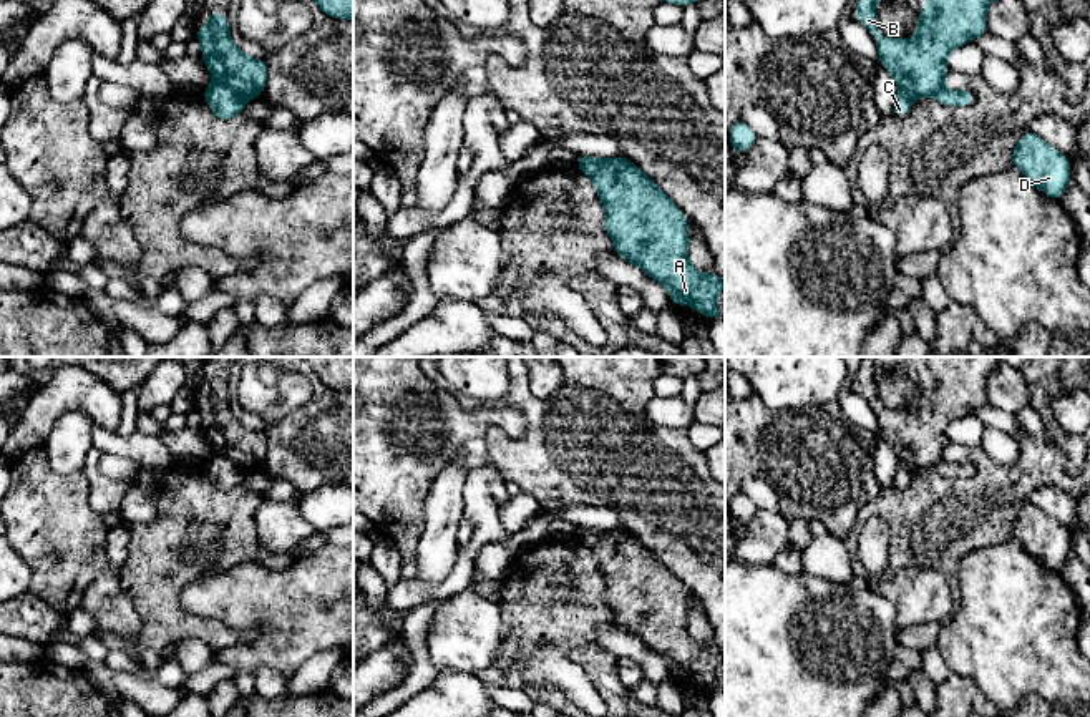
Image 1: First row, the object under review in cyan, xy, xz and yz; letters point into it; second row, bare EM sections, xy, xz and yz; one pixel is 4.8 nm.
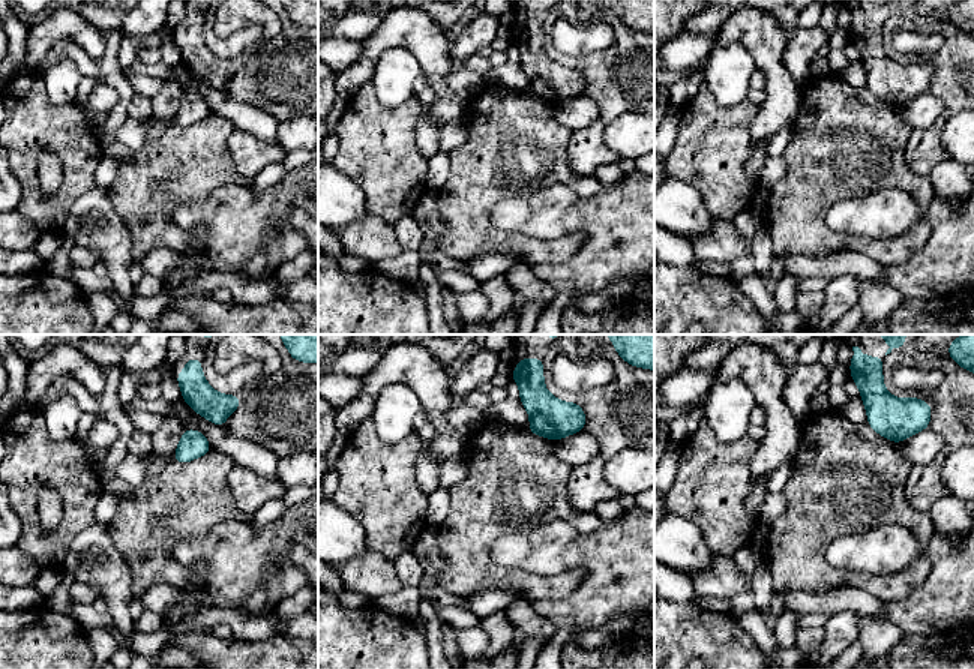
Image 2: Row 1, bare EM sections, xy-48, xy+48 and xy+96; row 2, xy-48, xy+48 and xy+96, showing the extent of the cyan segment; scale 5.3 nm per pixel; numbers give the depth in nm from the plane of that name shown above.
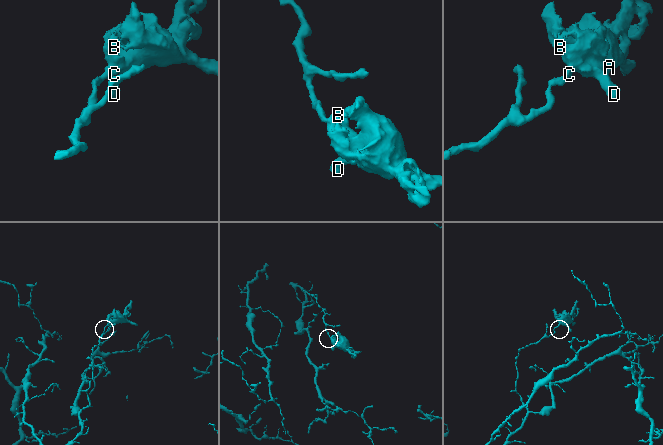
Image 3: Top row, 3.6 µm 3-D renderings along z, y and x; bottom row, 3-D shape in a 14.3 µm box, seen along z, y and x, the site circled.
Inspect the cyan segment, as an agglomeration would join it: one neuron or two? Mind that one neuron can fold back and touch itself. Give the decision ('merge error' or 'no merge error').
merge error

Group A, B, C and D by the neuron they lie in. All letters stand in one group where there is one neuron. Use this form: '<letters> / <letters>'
A B D / C

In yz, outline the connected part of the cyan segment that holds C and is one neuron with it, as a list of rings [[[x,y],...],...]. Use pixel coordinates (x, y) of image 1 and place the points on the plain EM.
[[[899,460],[896,475],[893,478],[893,486],[899,488],[899,490],[906,490],[909,486],[912,471],[914,471],[914,468],[909,463]]]

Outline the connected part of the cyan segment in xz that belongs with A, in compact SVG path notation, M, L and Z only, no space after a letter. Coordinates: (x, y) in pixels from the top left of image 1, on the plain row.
M617 528L604 531L591 551L606 581L604 602L614 612L614 624L660 654L669 662L674 677L690 676L698 685L712 692L723 690L717 677L717 667L725 661L723 652L717 642L700 646L692 639L687 629L689 589L655 558L652 549L627 529Z

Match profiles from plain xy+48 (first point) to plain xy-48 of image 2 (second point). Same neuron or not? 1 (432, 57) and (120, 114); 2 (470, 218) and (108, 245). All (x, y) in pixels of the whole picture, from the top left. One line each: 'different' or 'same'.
1: different
2: different

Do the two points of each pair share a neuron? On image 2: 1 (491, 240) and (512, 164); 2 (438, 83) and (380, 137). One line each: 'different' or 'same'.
1: same
2: different

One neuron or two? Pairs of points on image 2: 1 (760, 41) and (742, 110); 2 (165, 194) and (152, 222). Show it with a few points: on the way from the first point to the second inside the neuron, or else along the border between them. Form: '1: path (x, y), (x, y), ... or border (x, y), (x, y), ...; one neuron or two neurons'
1: border (758, 105), (751, 125), (749, 140); two neurons
2: path (161, 201), (152, 210), (152, 215); one neuron

